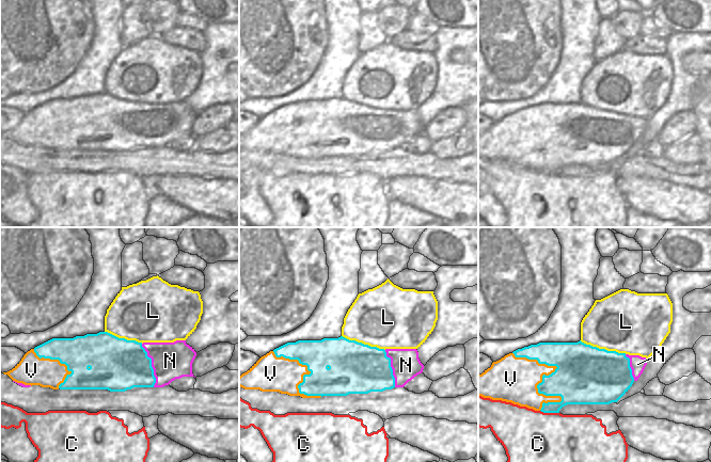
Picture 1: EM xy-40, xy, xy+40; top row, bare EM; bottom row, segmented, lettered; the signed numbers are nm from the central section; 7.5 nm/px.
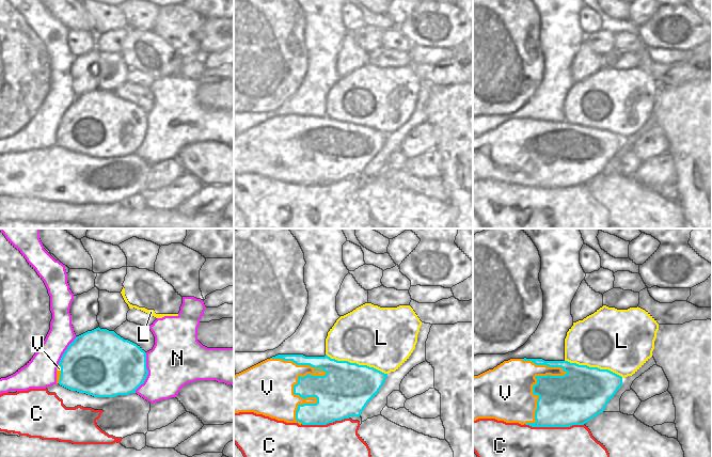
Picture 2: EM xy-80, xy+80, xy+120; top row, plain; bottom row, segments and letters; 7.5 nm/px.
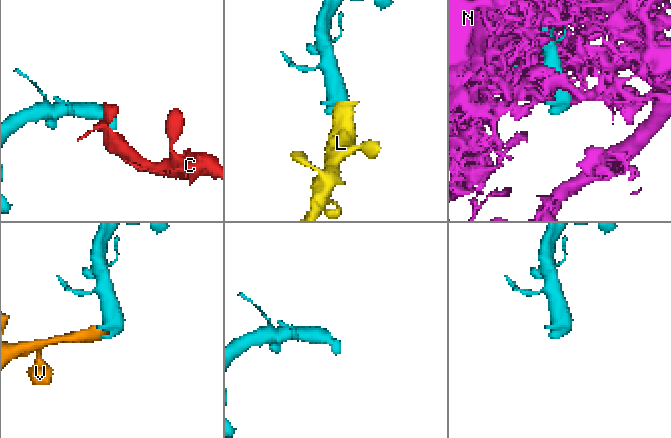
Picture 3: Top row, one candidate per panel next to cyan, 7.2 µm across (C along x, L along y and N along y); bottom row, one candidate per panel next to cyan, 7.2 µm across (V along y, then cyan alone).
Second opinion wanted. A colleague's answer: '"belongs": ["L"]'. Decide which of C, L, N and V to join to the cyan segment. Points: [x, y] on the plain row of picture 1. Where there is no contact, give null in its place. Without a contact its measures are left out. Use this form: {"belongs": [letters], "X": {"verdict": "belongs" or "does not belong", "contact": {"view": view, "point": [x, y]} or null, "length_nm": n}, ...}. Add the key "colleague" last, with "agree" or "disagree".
{"belongs": ["L"], "C": {"verdict": "does not belong", "contact": {"view": "xy+40", "point": [550, 173]}, "length_nm": 150}, "L": {"verdict": "belongs", "contact": {"view": "xy+40", "point": [603, 110]}, "length_nm": 360}, "N": {"verdict": "does not belong", "contact": {"view": "xy-40", "point": [151, 126]}, "length_nm": 340}, "V": {"verdict": "does not belong", "contact": {"view": "xy+40", "point": [551, 134]}, "length_nm": 500}, "colleague": "agree"}

